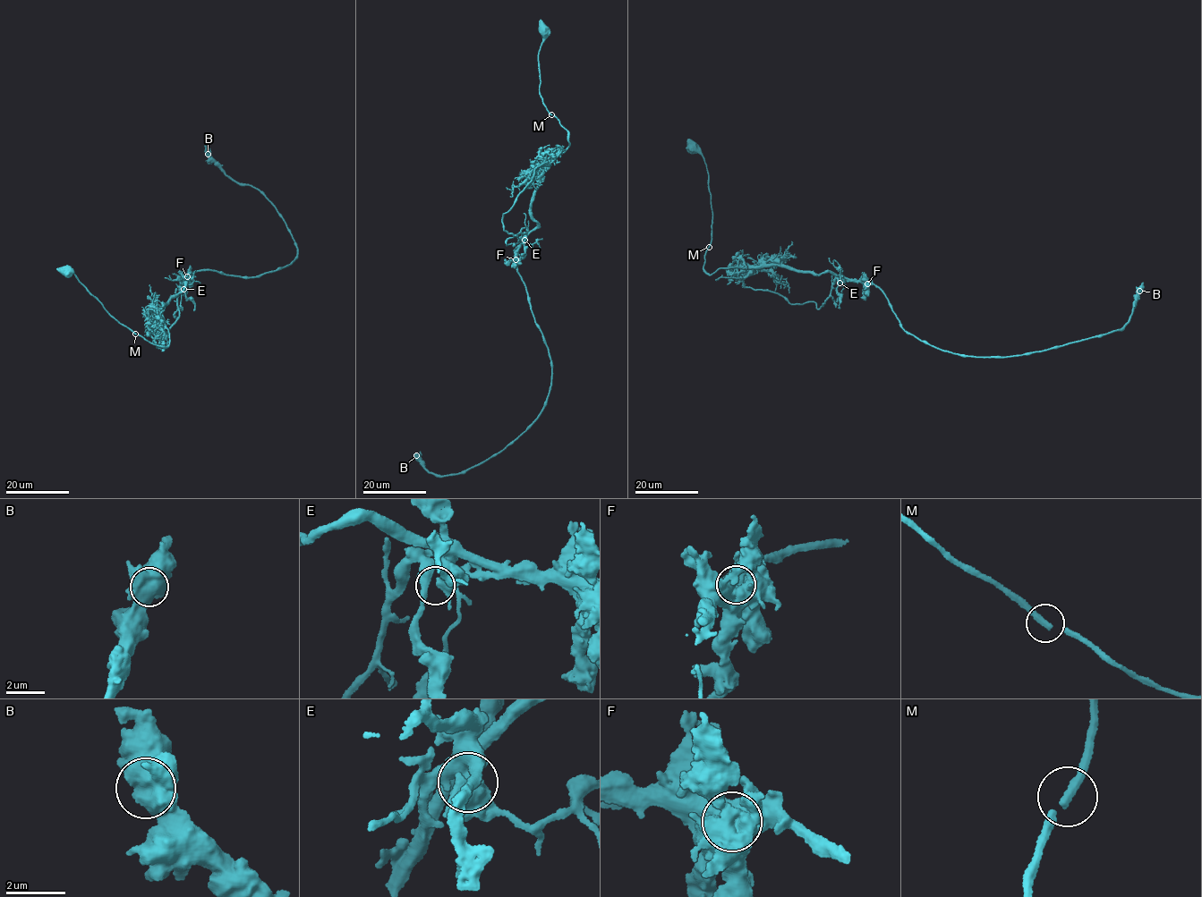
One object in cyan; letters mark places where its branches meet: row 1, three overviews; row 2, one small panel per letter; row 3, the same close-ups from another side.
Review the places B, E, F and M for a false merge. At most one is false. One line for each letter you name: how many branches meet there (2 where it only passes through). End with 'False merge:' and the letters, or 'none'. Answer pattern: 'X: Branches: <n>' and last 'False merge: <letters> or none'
F: Branches: 1
False merge: F

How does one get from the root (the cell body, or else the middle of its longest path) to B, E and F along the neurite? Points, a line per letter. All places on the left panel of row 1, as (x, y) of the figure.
B: (68, 271), (116, 320), (165, 347), (161, 310), (191, 272), (255, 276), (298, 257), (275, 207), (208, 154)
E: (68, 271), (73, 271), (116, 320), (165, 347), (169, 333), (161, 310), (184, 283), (183, 289)
F: (68, 271), (73, 271), (116, 320), (165, 347), (169, 333), (161, 310), (183, 288), (187, 277)

